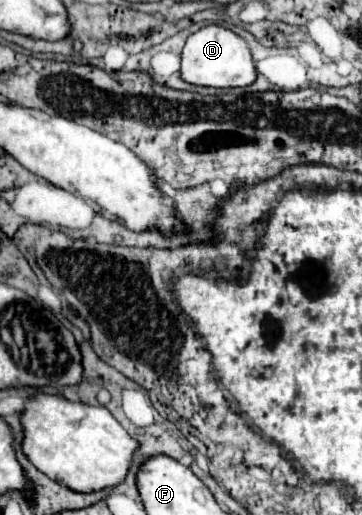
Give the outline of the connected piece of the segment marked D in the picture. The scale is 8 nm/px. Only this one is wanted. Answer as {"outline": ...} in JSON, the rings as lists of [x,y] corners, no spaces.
{"outline":[[[206,25],[188,37],[182,51],[180,73],[186,83],[206,87],[246,87],[252,85],[258,77],[248,43],[222,25]]]}

